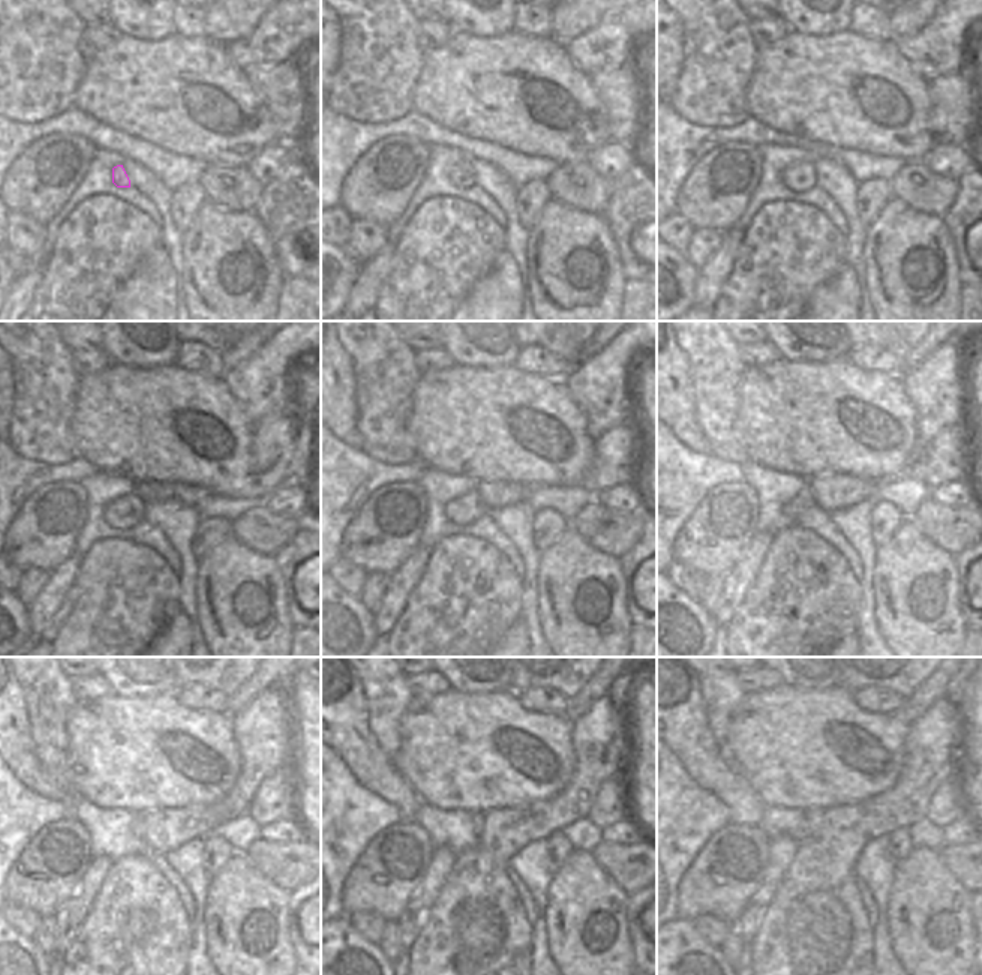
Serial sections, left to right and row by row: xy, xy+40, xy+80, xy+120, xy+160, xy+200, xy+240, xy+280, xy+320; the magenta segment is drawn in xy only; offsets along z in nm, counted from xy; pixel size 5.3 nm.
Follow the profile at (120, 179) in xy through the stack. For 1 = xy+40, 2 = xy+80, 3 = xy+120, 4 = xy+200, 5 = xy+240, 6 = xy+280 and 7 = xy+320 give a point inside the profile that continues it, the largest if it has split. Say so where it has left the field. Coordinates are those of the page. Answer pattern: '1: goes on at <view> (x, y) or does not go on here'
1: goes on at xy+40 (461, 176)
2: goes on at xy+80 (796, 177)
3: goes on at xy+120 (125, 512)
4: goes on at xy+200 (802, 500)
5: goes on at xy+240 (137, 827)
6: goes on at xy+280 (477, 816)
7: goes on at xy+320 (813, 816)

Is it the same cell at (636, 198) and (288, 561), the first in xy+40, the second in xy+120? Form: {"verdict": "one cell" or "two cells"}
{"verdict": "one cell"}

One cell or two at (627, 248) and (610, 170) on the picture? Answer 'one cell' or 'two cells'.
two cells

